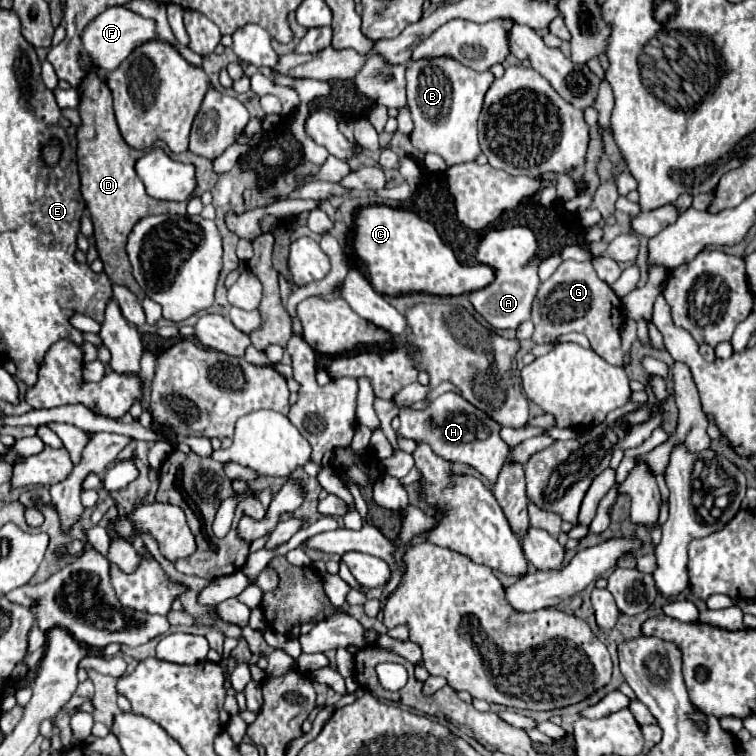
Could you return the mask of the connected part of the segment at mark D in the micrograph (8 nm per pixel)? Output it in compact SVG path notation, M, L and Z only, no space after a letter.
M90 67L90 73L80 89L80 97L82 101L78 111L82 117L82 125L78 127L78 171L82 179L82 195L94 223L96 249L110 281L128 287L142 301L146 295L132 277L132 267L126 255L126 239L138 219L162 213L184 215L186 207L182 203L156 201L148 197L148 193L144 193L144 187L140 185L140 179L134 171L134 163L144 153L128 147L128 143L122 139L112 111L112 93L96 75L96 67Z

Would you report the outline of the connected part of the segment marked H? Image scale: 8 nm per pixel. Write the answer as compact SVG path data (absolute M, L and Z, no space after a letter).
M454 391L440 395L434 403L430 403L426 409L410 409L400 407L400 427L396 429L398 439L412 439L416 443L426 443L432 447L432 451L450 461L450 463L466 463L480 471L488 481L496 481L510 447L500 437L500 423L490 419L484 411L470 405L464 397L456 395Z

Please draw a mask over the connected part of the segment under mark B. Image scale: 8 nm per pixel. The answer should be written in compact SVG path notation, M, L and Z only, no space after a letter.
M434 57L414 61L406 69L406 81L408 105L414 121L412 145L422 153L440 155L448 167L474 161L482 153L476 121L482 111L484 95L490 89L490 83L494 83L494 75L490 71L478 73L450 57Z

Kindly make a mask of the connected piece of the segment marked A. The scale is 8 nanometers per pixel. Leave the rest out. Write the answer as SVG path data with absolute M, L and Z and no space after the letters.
M514 226L508 229L488 231L476 247L476 259L484 265L494 267L495 279L485 288L469 294L469 300L490 325L496 329L516 329L520 323L530 319L532 301L540 287L538 267L530 262L536 256L538 241L528 227Z

